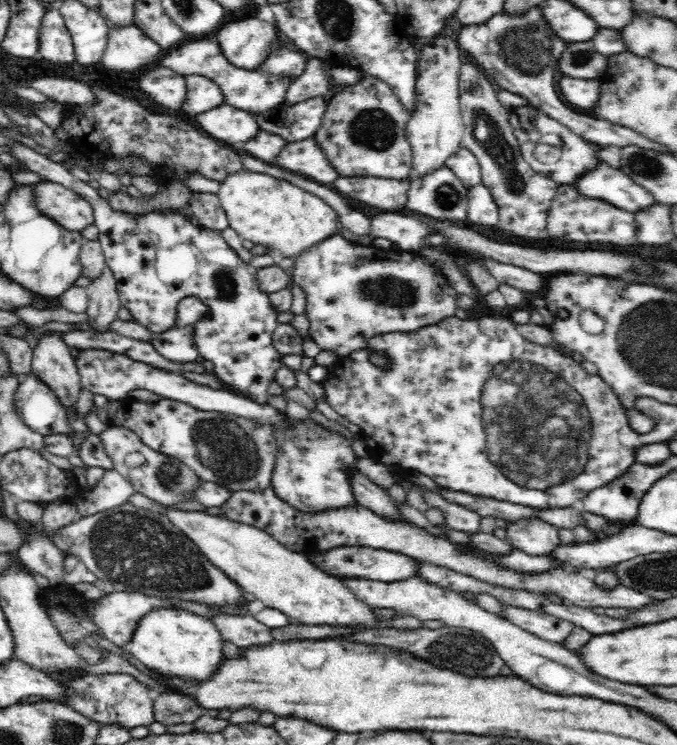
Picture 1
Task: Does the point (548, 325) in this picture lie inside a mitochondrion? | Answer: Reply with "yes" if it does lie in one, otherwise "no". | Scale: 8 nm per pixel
no

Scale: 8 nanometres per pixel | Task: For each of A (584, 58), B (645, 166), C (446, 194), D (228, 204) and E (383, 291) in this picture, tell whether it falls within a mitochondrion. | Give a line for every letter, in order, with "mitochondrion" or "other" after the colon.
A: mitochondrion
B: mitochondrion
C: mitochondrion
D: other
E: mitochondrion

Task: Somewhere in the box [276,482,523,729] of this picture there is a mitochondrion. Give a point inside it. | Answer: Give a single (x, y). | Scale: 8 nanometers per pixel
(466, 651)

